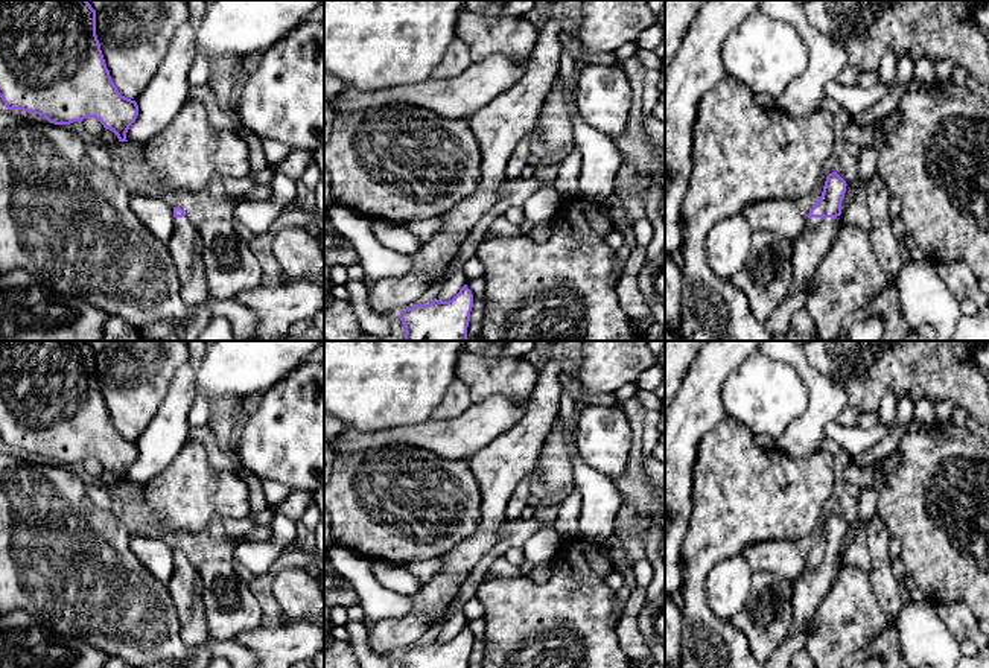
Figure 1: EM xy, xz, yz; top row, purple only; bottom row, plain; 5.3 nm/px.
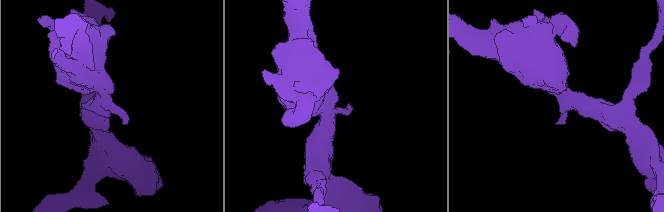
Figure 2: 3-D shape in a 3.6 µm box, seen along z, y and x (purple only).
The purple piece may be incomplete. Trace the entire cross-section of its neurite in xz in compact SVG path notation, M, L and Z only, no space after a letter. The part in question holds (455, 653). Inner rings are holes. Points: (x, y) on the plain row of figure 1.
M464 625L449 642L434 639L429 645L414 645L400 653L403 668L469 668L473 635Z

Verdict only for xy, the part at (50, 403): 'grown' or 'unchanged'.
unchanged

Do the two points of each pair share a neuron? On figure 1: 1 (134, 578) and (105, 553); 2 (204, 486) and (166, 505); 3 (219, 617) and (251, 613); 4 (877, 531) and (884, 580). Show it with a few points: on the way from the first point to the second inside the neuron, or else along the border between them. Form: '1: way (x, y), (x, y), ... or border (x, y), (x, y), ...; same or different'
1: way (127, 574), (113, 560); same
2: way (195, 490), (175, 498); same
3: way (227, 615), (244, 613); same
4: way (878, 543), (880, 568); same

